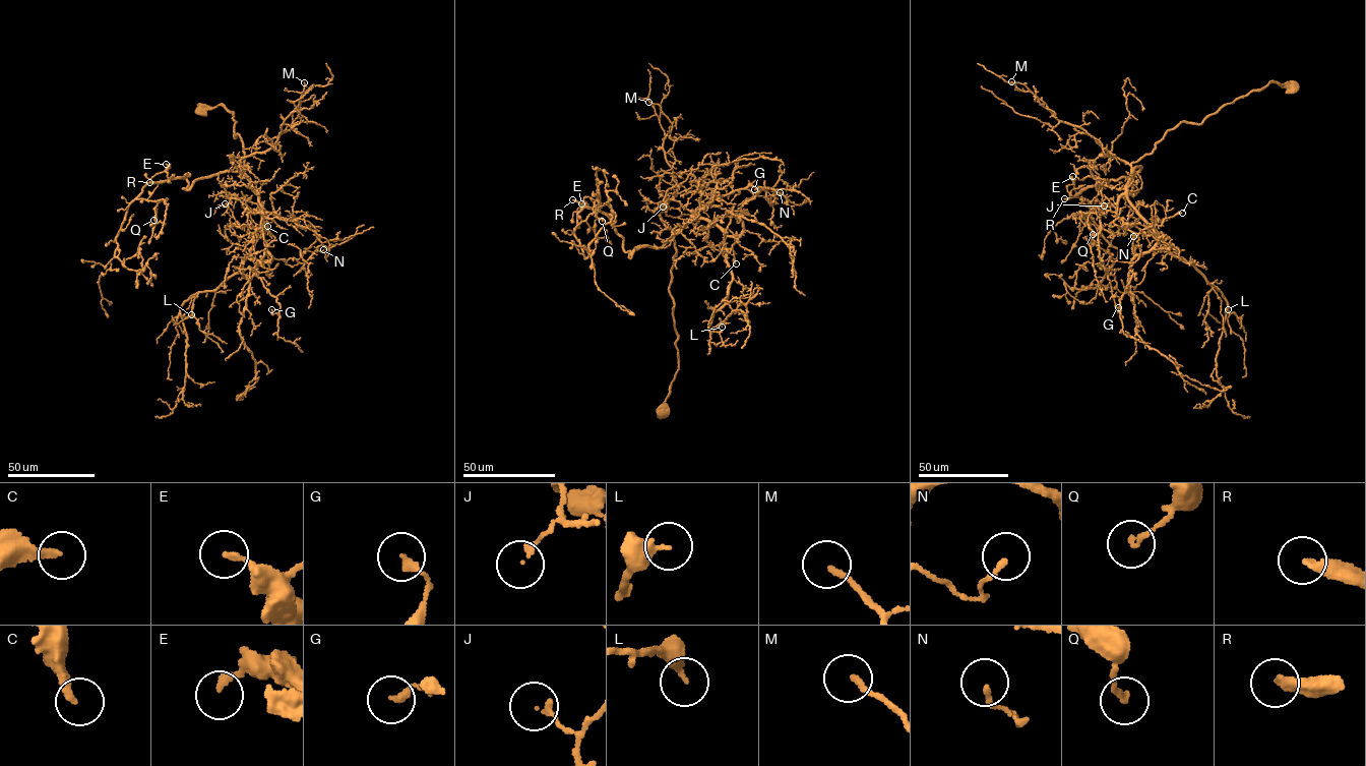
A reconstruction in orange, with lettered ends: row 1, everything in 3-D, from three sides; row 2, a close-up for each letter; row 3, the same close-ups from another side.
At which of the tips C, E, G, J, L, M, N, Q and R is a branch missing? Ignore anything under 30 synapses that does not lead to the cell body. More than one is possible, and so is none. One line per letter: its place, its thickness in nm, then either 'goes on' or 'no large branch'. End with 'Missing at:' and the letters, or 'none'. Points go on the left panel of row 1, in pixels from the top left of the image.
C: place (267, 226); calibre 280 nm; goes on
E: place (166, 164); calibre 180 nm; no large branch
G: place (271, 309); calibre 200 nm; no large branch
J: place (225, 203); calibre 150 nm; no large branch
L: place (191, 314); calibre 400 nm; no large branch
M: place (304, 82); calibre 190 nm; no large branch
N: place (323, 249); calibre 160 nm; no large branch
Q: place (153, 220); calibre 150 nm; no large branch
R: place (149, 182); calibre 300 nm; goes on
Missing at: C, R

